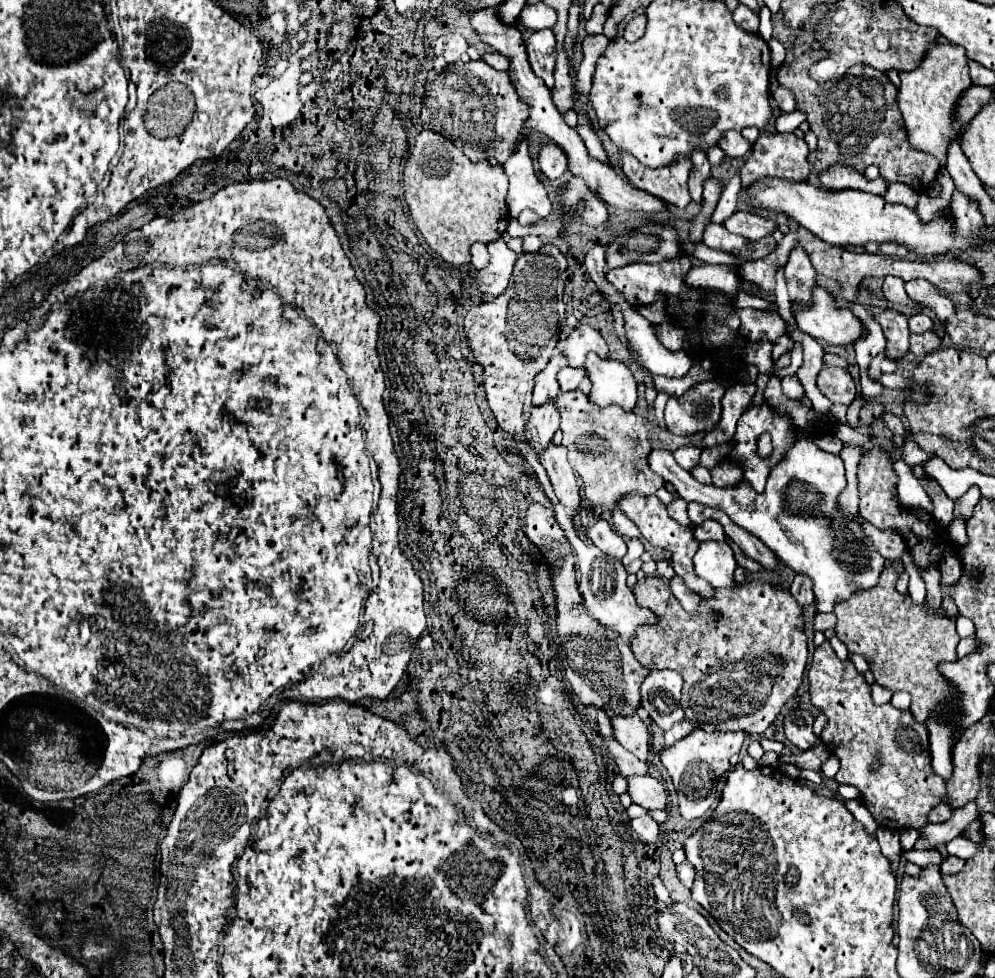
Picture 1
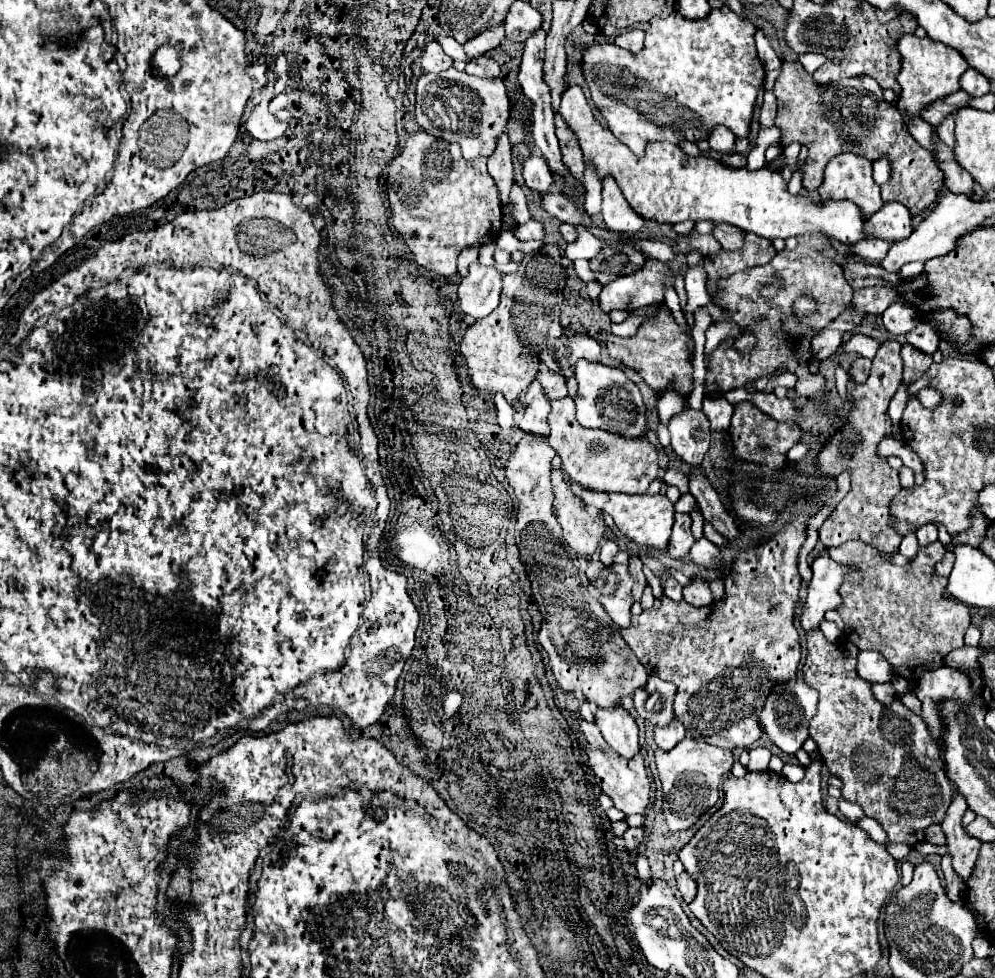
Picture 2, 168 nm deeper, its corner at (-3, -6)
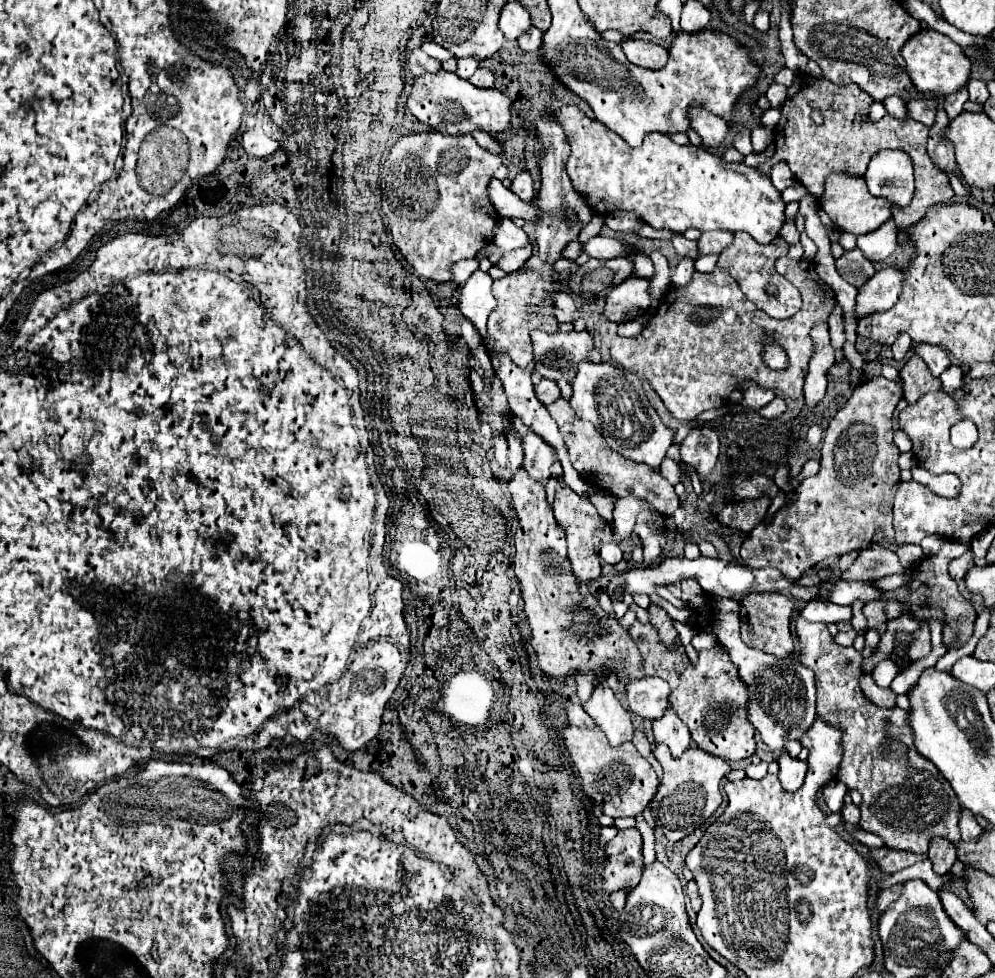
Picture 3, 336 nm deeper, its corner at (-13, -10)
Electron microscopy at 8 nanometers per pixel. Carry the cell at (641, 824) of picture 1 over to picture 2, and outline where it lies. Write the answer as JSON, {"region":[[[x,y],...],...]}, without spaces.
{"region":[[[627,828],[625,834],[623,834],[623,840],[625,840],[625,850],[631,852],[633,848],[637,848],[643,840],[643,828]]]}

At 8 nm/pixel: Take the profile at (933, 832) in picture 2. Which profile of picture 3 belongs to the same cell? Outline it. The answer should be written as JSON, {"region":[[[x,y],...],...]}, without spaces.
{"region":[[[933,838],[929,844],[929,860],[933,862],[933,870],[937,874],[947,874],[957,860],[957,850],[953,842],[947,842],[945,838]]]}

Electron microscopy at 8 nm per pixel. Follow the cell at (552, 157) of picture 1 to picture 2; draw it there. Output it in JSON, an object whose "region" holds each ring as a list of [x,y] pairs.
{"region":[[[531,156],[523,164],[523,180],[525,180],[525,186],[533,192],[539,192],[539,194],[547,192],[549,186],[553,184],[553,176],[547,166],[547,160],[541,156]]]}

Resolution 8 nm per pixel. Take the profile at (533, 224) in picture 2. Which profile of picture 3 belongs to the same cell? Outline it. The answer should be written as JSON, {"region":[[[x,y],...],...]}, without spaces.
{"region":[[[501,218],[499,224],[495,226],[493,230],[493,242],[503,250],[503,252],[511,252],[511,250],[517,250],[521,246],[527,246],[531,244],[529,240],[529,234],[523,230],[523,228],[517,228],[513,224],[513,220],[509,218]]]}

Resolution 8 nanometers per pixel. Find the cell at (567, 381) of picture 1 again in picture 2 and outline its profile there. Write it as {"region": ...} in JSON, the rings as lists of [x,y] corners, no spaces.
{"region":[[[543,368],[543,370],[539,370],[539,374],[537,374],[537,380],[541,382],[543,394],[545,394],[549,400],[557,400],[557,398],[565,398],[565,396],[567,396],[565,378],[563,378],[561,374],[547,372],[547,370]]]}

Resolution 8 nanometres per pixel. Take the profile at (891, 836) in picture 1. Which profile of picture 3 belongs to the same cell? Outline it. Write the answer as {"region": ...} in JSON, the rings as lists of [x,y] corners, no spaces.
{"region":[[[855,804],[843,806],[841,814],[843,814],[843,820],[845,820],[847,824],[851,824],[851,826],[857,826],[857,828],[861,828],[861,826],[859,826],[859,824],[861,824],[861,816],[857,814],[857,806],[855,806]]]}

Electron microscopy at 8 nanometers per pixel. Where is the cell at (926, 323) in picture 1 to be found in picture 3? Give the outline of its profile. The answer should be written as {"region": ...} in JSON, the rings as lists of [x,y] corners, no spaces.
{"region":[[[919,344],[919,346],[913,346],[913,350],[915,350],[915,354],[919,354],[925,360],[931,374],[935,374],[935,376],[939,376],[945,368],[951,366],[951,360],[949,360],[947,352],[943,348],[939,348],[939,346]]]}

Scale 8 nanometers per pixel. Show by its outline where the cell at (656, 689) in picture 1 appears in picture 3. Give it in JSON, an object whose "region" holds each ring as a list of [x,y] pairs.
{"region":[[[641,678],[627,684],[627,702],[631,712],[641,718],[655,720],[665,714],[669,708],[671,686],[661,678]]]}

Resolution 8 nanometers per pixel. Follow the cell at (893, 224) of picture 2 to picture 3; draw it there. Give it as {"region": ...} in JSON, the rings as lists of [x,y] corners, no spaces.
{"region":[[[889,218],[879,230],[873,230],[871,234],[857,238],[857,248],[869,258],[871,262],[881,262],[887,256],[891,256],[897,250],[903,250],[905,246],[899,242],[899,230],[895,226],[895,220]]]}

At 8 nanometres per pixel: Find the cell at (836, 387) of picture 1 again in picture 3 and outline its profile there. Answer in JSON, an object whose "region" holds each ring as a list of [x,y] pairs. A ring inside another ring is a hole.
{"region":[[[779,258],[775,268],[803,294],[803,306],[791,318],[775,320],[757,310],[725,270],[715,268],[709,274],[697,272],[689,286],[669,288],[647,330],[635,338],[617,336],[611,344],[611,358],[623,368],[645,376],[661,396],[665,408],[685,422],[703,410],[725,406],[729,394],[743,382],[755,382],[761,388],[779,390],[789,398],[803,400],[803,378],[807,376],[815,348],[809,332],[815,324],[829,320],[837,302],[829,284],[807,278],[805,260]],[[767,340],[783,346],[787,352],[789,364],[785,370],[771,370],[763,362]]]}

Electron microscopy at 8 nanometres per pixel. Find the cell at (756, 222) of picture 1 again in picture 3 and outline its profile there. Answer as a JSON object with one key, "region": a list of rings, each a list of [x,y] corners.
{"region":[[[723,230],[703,232],[703,236],[699,238],[699,252],[701,252],[701,254],[719,254],[719,252],[725,250],[731,242],[733,242],[733,234],[727,234],[727,232],[723,232]]]}

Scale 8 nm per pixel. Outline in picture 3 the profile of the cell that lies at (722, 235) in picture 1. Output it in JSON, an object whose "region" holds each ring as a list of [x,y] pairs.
{"region":[[[675,236],[673,240],[673,246],[675,246],[675,250],[677,250],[677,254],[681,256],[681,258],[691,258],[691,260],[697,260],[701,254],[699,254],[699,244],[697,242],[693,242],[693,240],[687,240],[685,236]]]}

